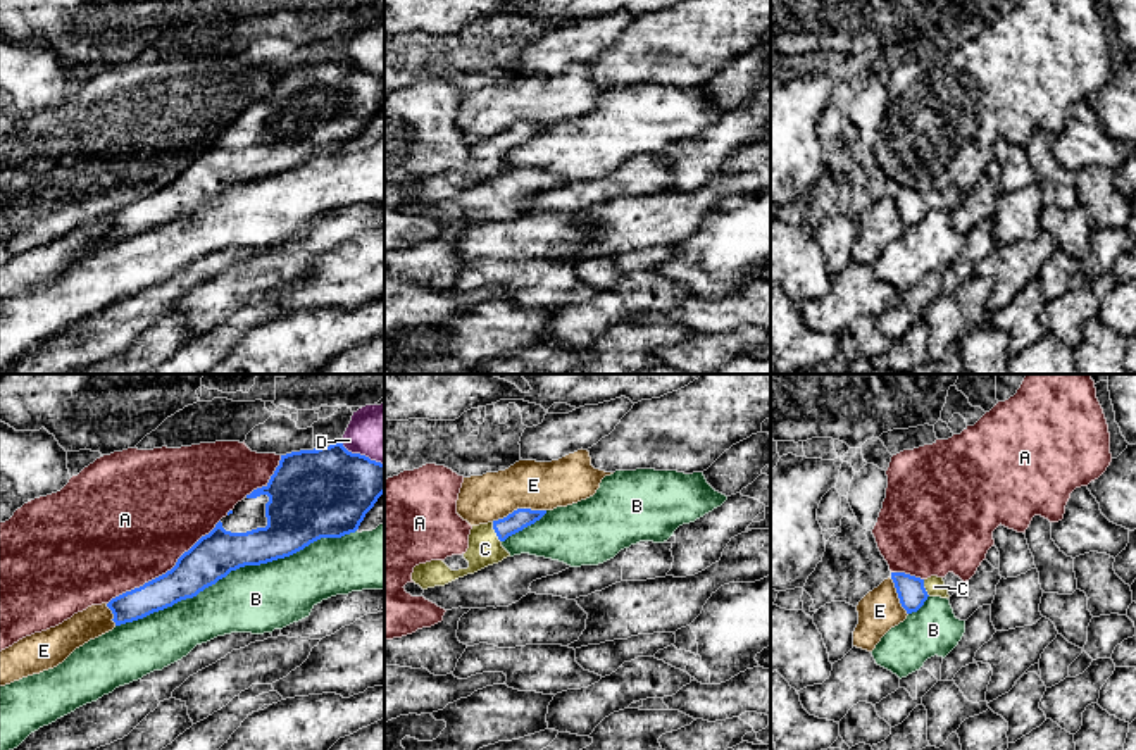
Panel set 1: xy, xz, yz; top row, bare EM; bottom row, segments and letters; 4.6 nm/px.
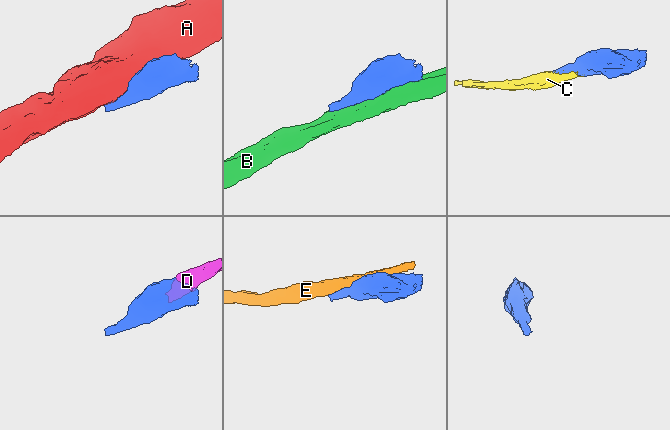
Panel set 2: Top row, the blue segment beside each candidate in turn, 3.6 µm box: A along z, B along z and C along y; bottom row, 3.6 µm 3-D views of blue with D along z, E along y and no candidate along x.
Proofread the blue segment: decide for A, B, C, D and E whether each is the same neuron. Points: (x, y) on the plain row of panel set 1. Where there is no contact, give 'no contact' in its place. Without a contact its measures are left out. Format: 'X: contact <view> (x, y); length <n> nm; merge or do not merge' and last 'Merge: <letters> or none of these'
A: contact xy (166, 187); length 650 nm; do not merge
B: contact xy (235, 183); length 1200 nm; do not merge
C: contact xz (497, 147); length 100 nm; merge
D: contact xy (362, 69); length 240 nm; do not merge
E: contact xz (518, 123); length 260 nm; do not merge
Merge: C

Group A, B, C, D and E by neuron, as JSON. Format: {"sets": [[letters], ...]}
{"sets": [["A"], ["B"], ["C"], ["D"], ["E"]]}

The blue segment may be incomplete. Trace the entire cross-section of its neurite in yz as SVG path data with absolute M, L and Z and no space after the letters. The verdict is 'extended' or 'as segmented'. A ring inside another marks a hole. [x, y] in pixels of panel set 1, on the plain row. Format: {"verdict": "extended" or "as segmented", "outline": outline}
{"verdict": "extended", "outline": "M891 186L898 212L907 228L917 226L929 210L950 212L964 195L948 186L945 191L931 190L921 193L905 186Z"}

